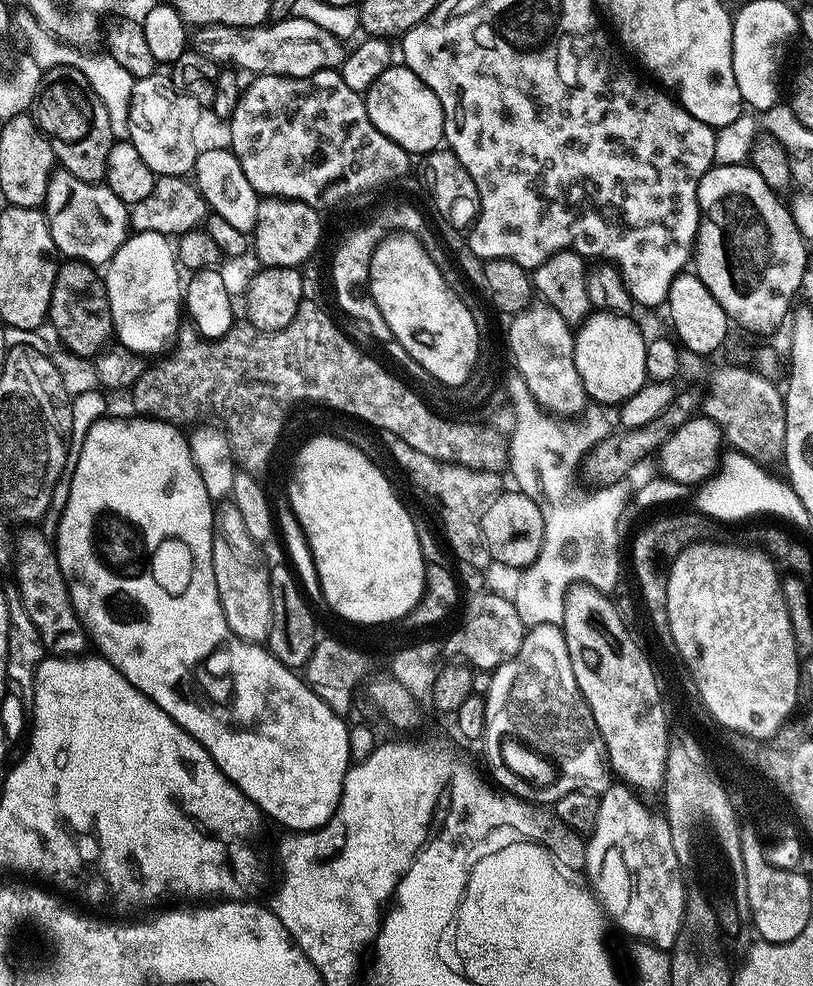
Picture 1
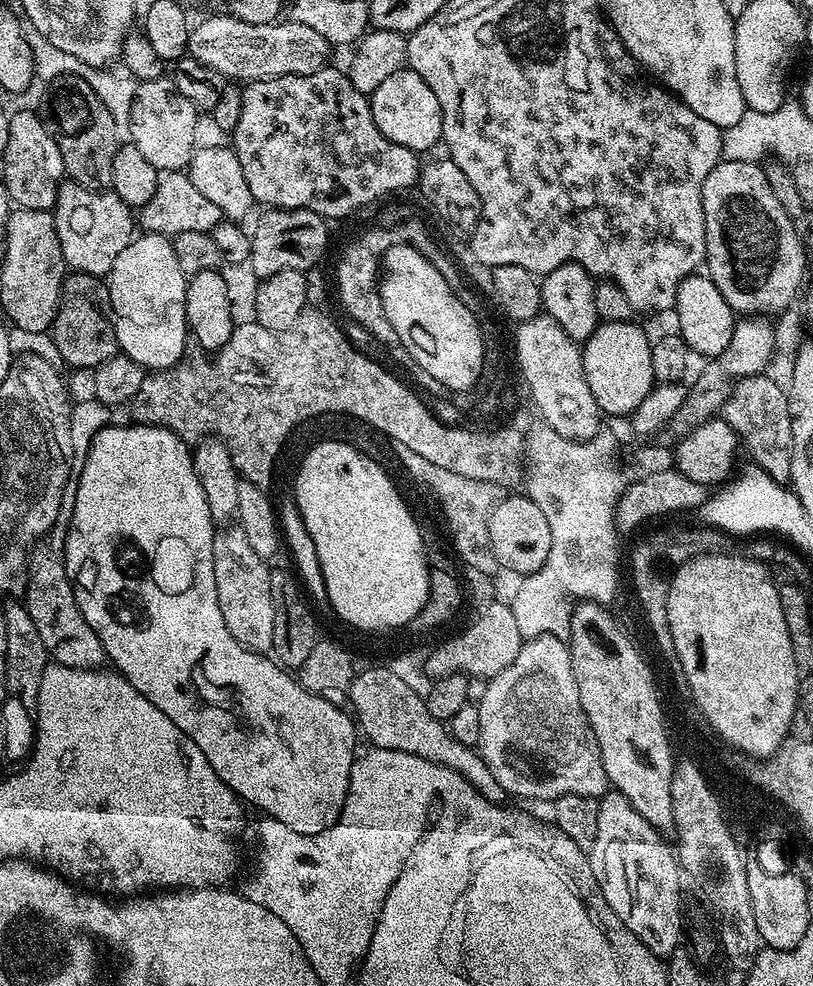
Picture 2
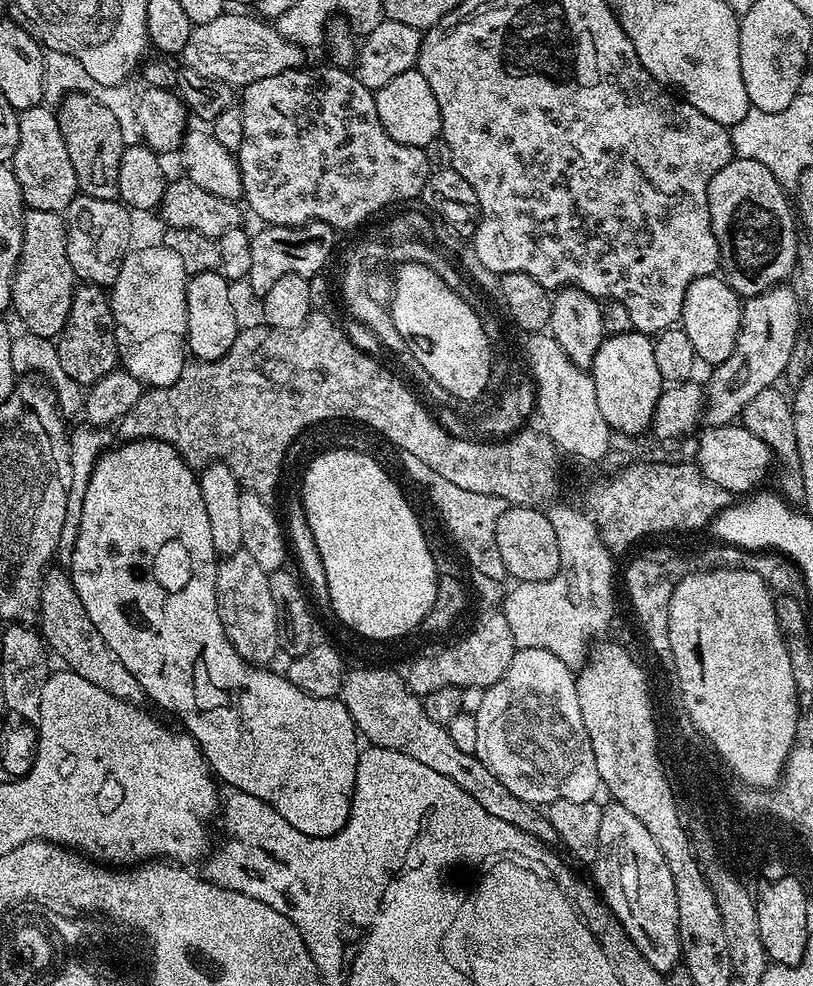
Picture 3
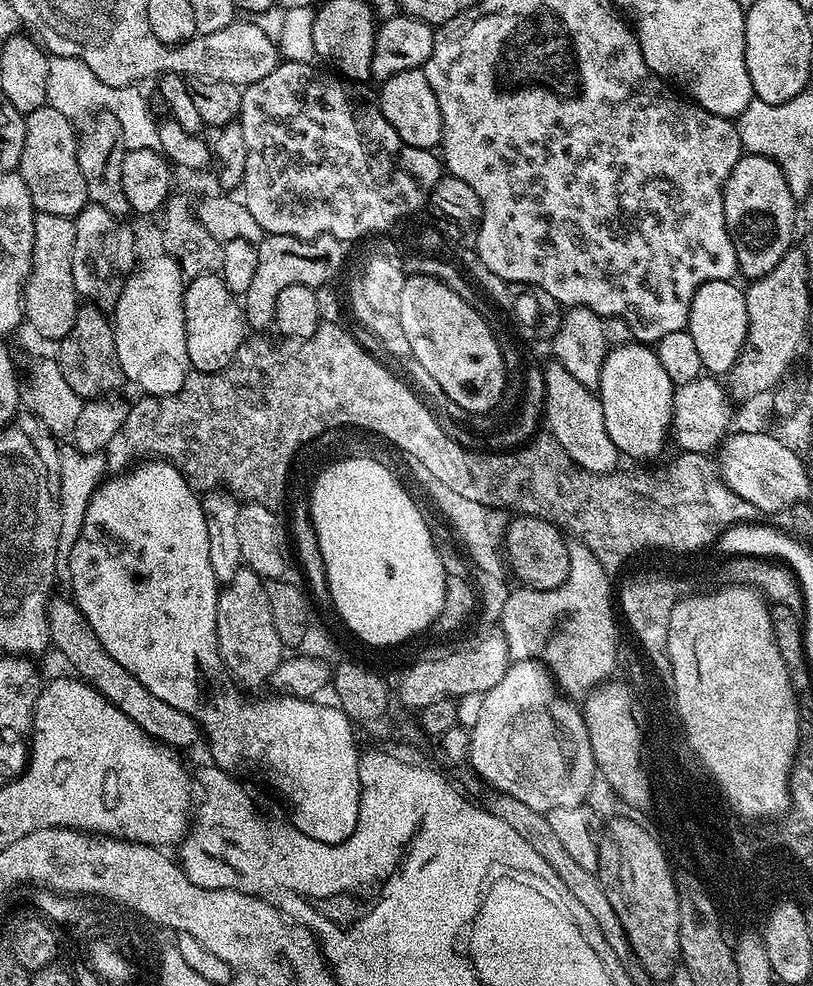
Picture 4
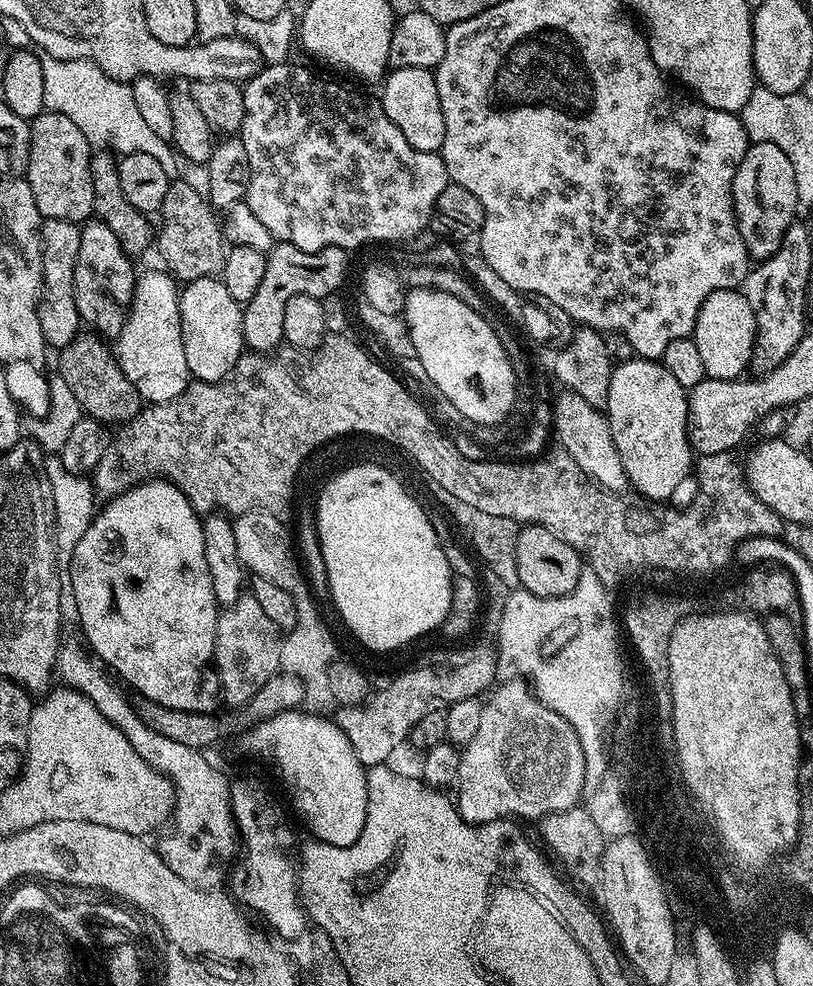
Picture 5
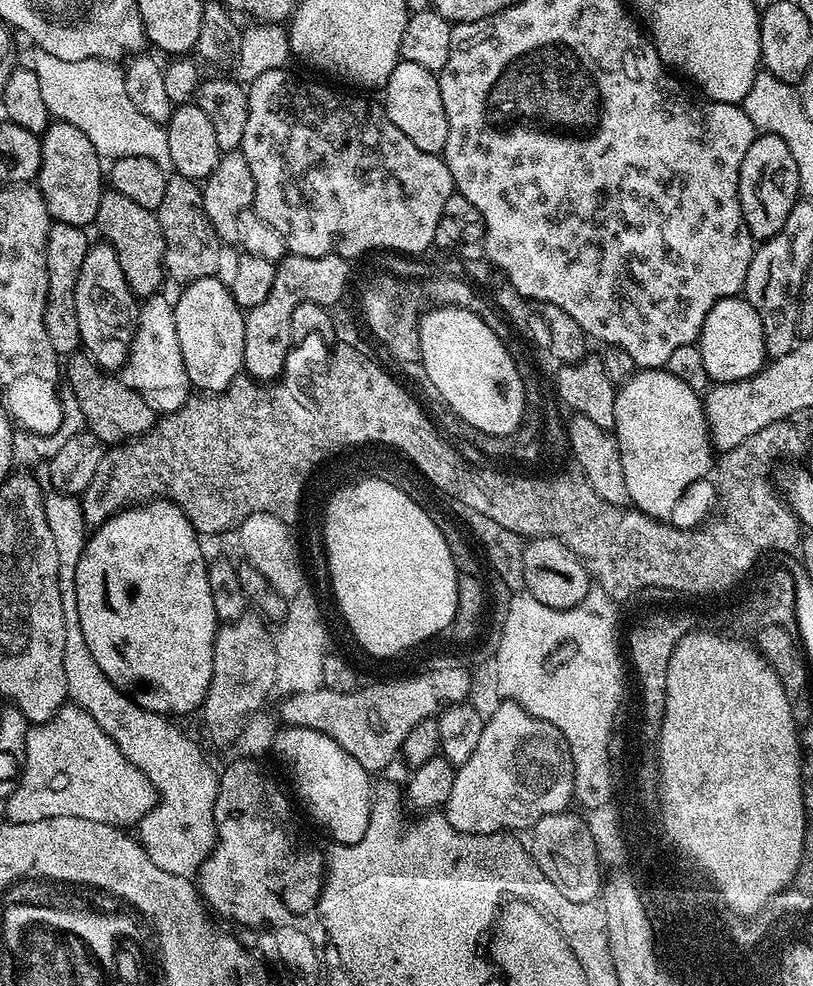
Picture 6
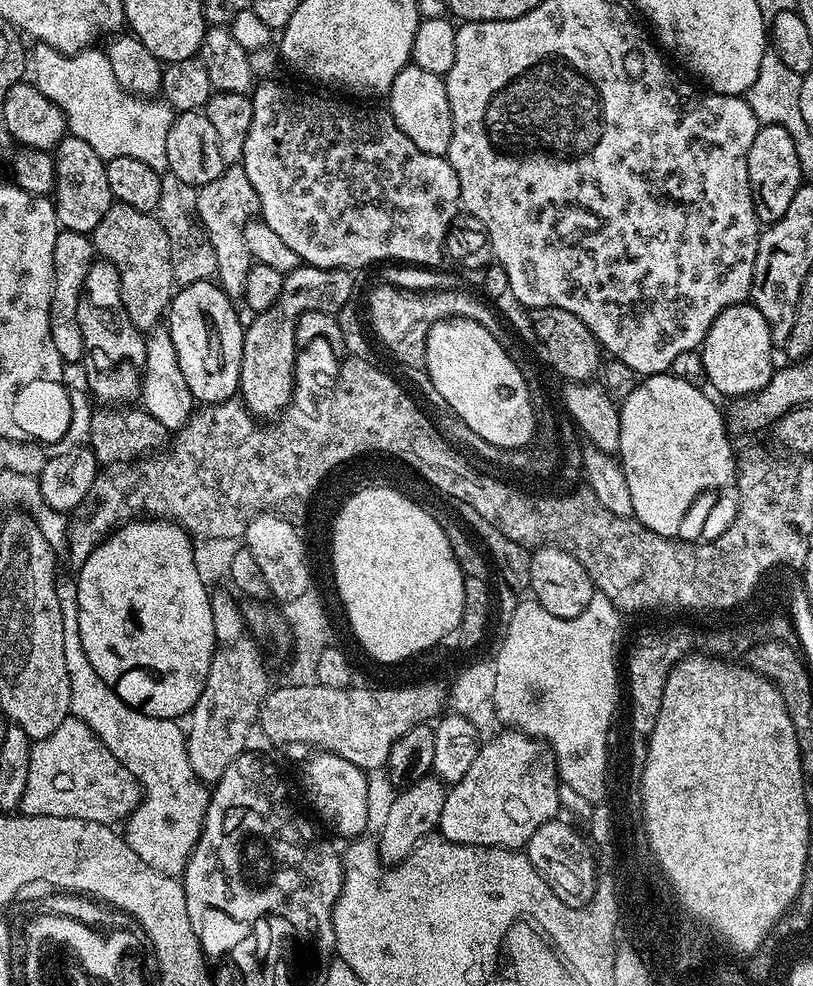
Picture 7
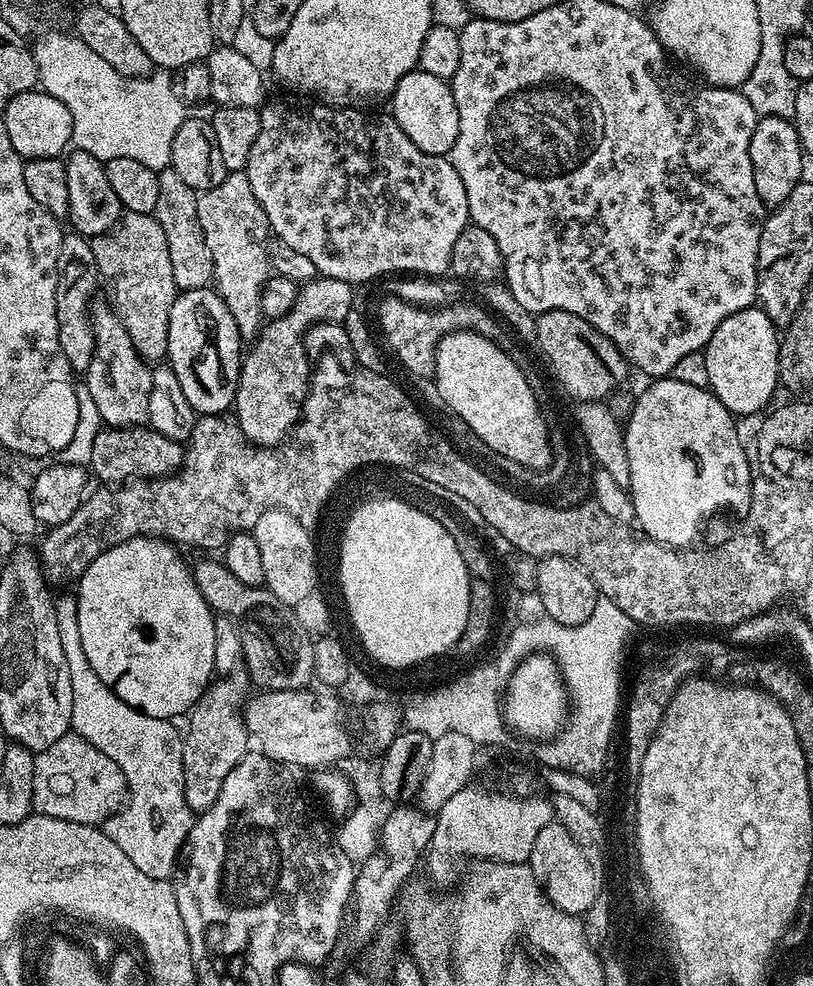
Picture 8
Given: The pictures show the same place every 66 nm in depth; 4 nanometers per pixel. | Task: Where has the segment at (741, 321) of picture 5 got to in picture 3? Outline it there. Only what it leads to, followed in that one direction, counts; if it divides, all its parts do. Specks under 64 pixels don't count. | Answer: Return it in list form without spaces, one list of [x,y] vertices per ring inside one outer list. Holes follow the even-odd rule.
[[[723,275],[703,276],[690,282],[682,302],[679,323],[686,338],[690,338],[690,346],[697,361],[705,360],[708,366],[715,366],[730,358],[730,350],[734,350],[740,329],[741,307],[741,296],[732,289]]]

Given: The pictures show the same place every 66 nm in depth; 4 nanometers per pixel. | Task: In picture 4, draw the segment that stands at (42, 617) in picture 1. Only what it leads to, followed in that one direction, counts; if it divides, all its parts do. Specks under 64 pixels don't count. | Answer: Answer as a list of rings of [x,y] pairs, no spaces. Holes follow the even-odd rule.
[[[53,597],[48,606],[48,636],[51,645],[60,652],[61,656],[70,664],[70,669],[79,679],[98,689],[106,699],[118,706],[131,721],[139,726],[144,733],[167,747],[176,750],[188,748],[202,738],[202,729],[188,714],[177,710],[174,706],[162,702],[138,678],[124,666],[119,666],[114,658],[107,654],[105,647],[94,634],[94,630],[85,620],[75,601],[67,597]]]

